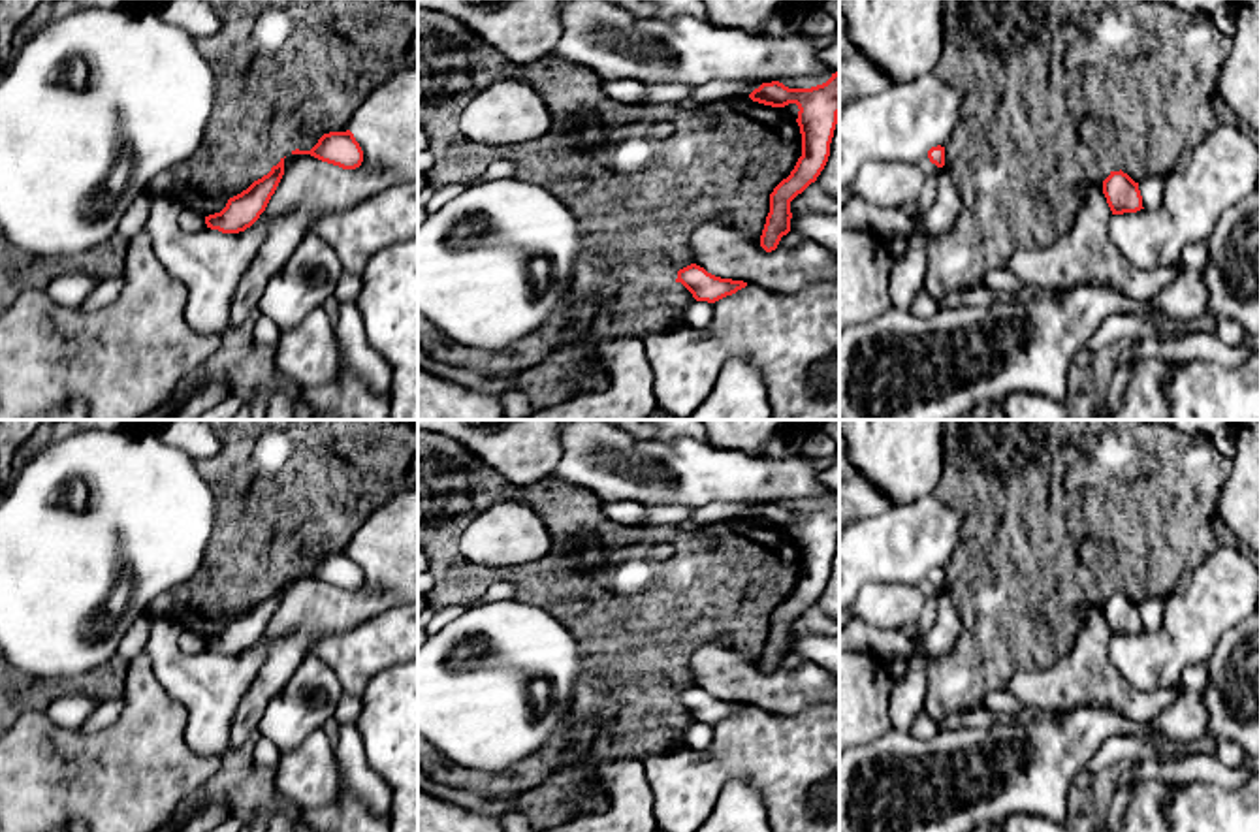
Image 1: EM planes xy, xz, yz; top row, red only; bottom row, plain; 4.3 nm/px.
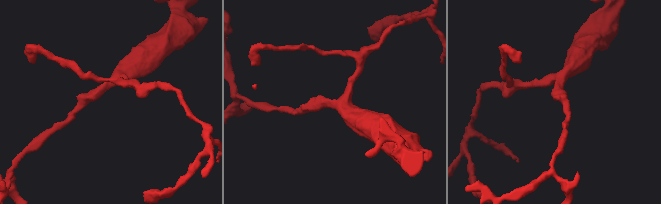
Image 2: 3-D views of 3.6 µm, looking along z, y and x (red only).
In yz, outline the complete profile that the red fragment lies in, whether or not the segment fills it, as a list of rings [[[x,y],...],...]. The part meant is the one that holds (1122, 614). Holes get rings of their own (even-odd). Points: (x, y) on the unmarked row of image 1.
[[[1122,591],[1110,593],[1110,597],[1103,602],[1103,616],[1112,636],[1137,634],[1144,631],[1139,604]]]

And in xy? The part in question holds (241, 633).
[[[284,580],[271,589],[267,597],[254,602],[247,612],[228,621],[220,634],[205,638],[211,651],[222,655],[239,655],[250,649],[265,632],[271,617],[275,616],[284,597]]]

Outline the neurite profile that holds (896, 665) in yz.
[[[884,655],[879,657],[888,676],[896,681],[903,680],[907,670],[907,657],[905,655]]]

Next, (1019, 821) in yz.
[[[1026,813],[1009,815],[1001,824],[1001,832],[1067,832],[1065,826]]]

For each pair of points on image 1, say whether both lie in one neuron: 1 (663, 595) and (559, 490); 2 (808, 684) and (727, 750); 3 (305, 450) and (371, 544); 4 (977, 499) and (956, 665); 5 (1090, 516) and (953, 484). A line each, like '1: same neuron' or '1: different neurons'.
1: same neuron
2: different neurons
3: different neurons
4: same neuron
5: same neuron

